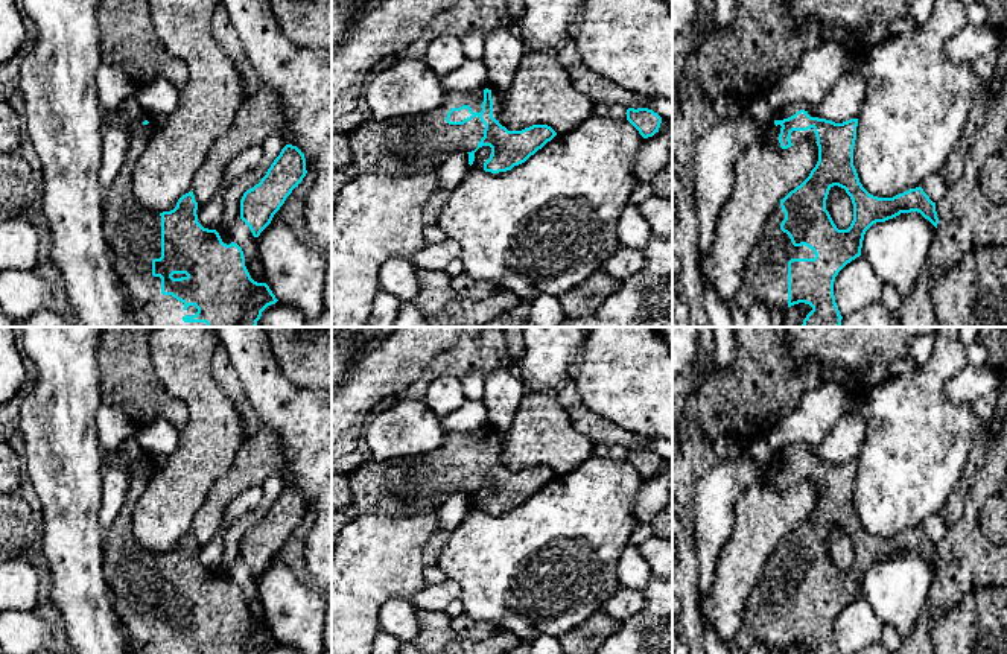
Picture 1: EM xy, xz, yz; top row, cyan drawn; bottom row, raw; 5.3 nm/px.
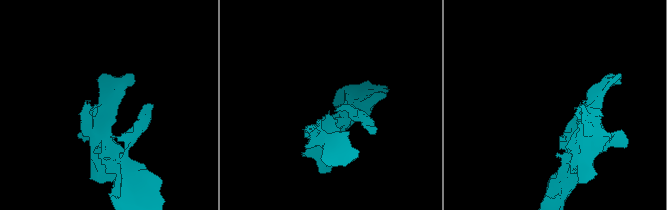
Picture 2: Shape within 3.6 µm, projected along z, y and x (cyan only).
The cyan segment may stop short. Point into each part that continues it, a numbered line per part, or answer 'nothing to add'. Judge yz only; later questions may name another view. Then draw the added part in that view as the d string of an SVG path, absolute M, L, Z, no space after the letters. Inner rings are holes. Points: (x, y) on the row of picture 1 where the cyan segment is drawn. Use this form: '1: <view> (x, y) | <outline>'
1: yz (765, 269) | M779 202L744 262L742 283L732 300L744 313L754 303L762 303L776 321L780 319L788 310L788 262L815 257L811 248L793 245L789 236L780 230L783 219Z

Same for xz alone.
1: xz (406, 145) | M487 84L472 91L450 91L446 93L444 103L430 111L417 116L400 116L385 120L370 120L348 134L348 144L353 158L338 170L332 172L332 207L338 201L339 192L356 176L365 173L380 173L385 176L408 176L427 169L438 169L456 151L472 152L484 137L485 125L476 116L464 125L449 125L446 122L447 113L452 108L469 105L473 113L482 111L484 90L491 91L493 117L499 116L499 93Z

